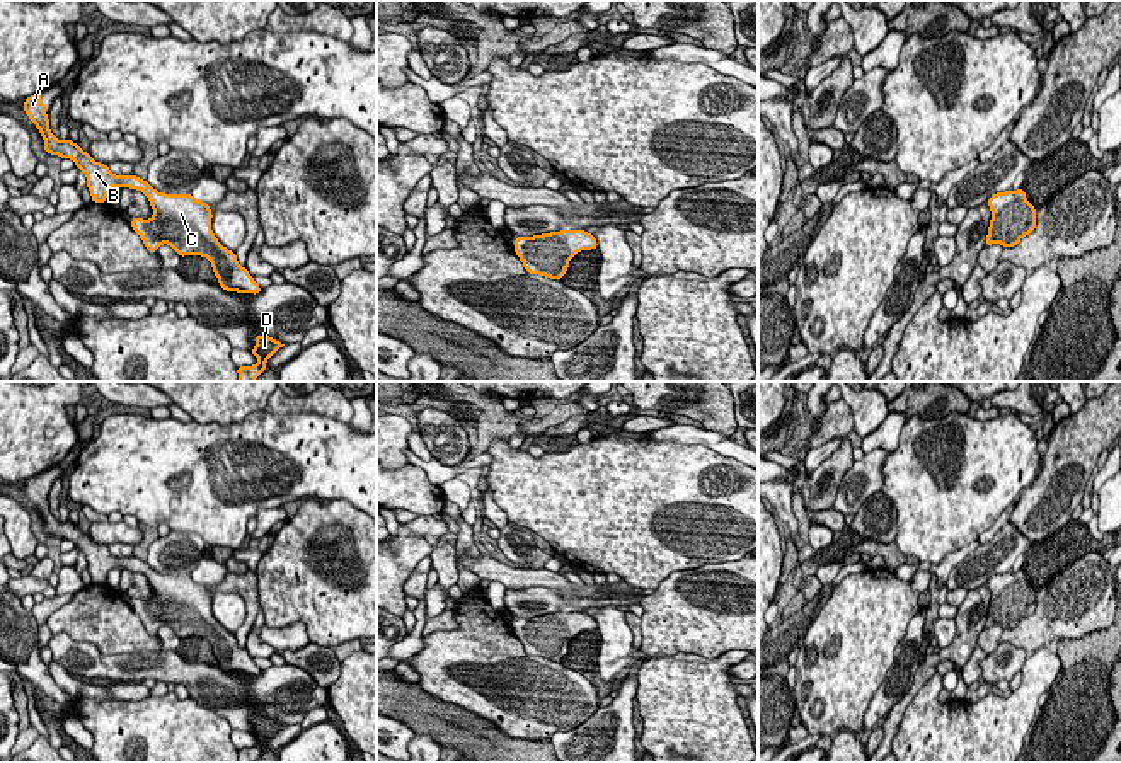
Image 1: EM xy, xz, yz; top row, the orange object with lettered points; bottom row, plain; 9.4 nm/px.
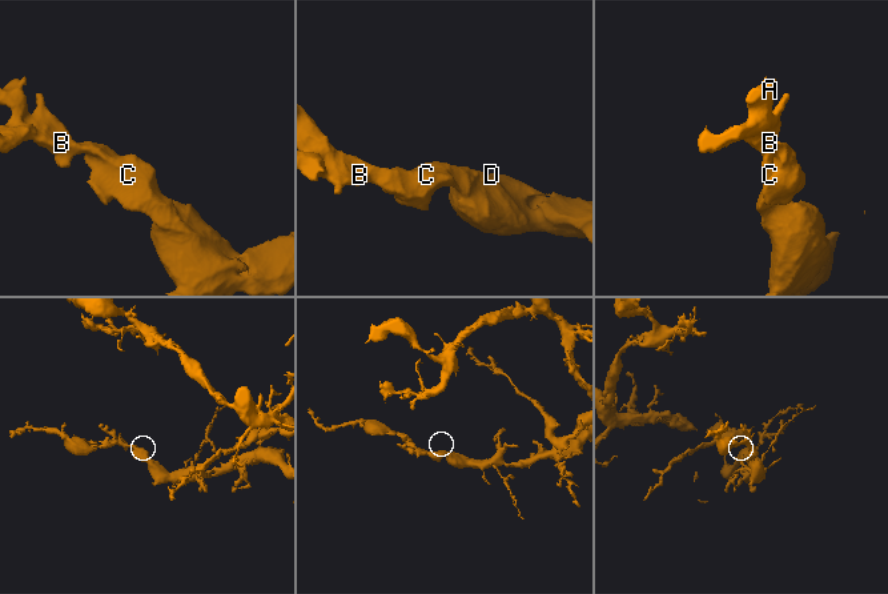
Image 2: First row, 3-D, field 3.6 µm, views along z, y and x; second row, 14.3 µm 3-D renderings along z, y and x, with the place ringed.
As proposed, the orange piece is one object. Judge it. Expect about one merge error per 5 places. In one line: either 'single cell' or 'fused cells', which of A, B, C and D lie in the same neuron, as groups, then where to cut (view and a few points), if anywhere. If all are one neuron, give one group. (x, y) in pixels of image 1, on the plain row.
single cell | A B C D | no cut

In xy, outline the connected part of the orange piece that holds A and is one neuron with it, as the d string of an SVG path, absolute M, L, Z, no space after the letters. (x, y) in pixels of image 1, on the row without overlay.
M41 473L24 482L24 492L44 521L44 533L72 540L75 548L85 555L92 584L106 584L111 569L136 571L148 579L153 598L150 601L133 600L129 603L148 634L153 635L162 625L169 625L181 639L206 639L223 671L252 676L262 673L249 652L239 645L235 634L223 628L215 618L210 586L196 582L191 574L158 574L135 555L114 557L106 545L95 543L78 525L73 525L70 519L65 523L58 521L49 511Z

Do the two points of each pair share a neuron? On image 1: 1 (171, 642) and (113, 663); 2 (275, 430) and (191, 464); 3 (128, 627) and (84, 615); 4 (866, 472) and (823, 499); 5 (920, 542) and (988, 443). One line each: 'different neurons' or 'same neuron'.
1: different neurons
2: same neuron
3: same neuron
4: different neurons
5: same neuron

